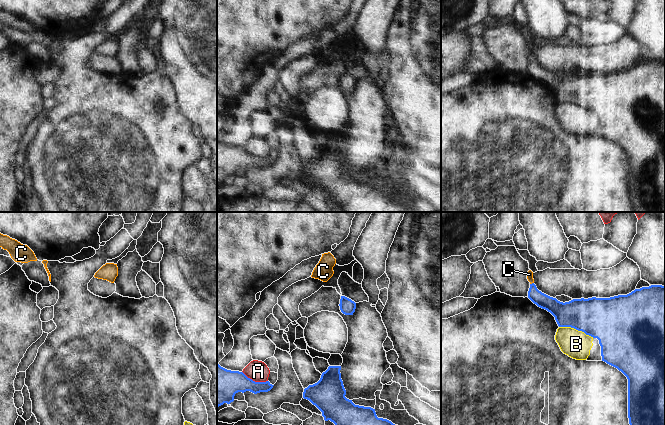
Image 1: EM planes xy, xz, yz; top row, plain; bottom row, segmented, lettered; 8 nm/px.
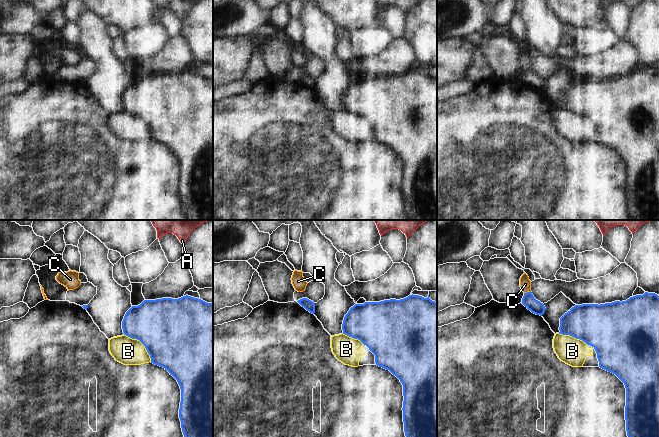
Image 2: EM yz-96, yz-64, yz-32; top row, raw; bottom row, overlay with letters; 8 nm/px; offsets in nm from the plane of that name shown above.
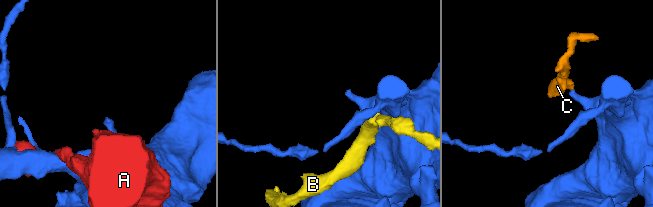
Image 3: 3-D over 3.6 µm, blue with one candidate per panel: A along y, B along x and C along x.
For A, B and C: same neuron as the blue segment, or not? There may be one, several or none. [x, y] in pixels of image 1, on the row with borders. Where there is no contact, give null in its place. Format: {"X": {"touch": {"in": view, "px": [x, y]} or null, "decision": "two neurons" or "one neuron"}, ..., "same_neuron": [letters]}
{"A": {"touch": {"in": "xz", "px": [254, 381]}, "decision": "two neurons"}, "B": {"touch": {"in": "yz", "px": [576, 329]}, "decision": "two neurons"}, "C": {"touch": {"in": "yz", "px": [532, 283]}, "decision": "one neuron"}, "same_neuron": ["C"]}

